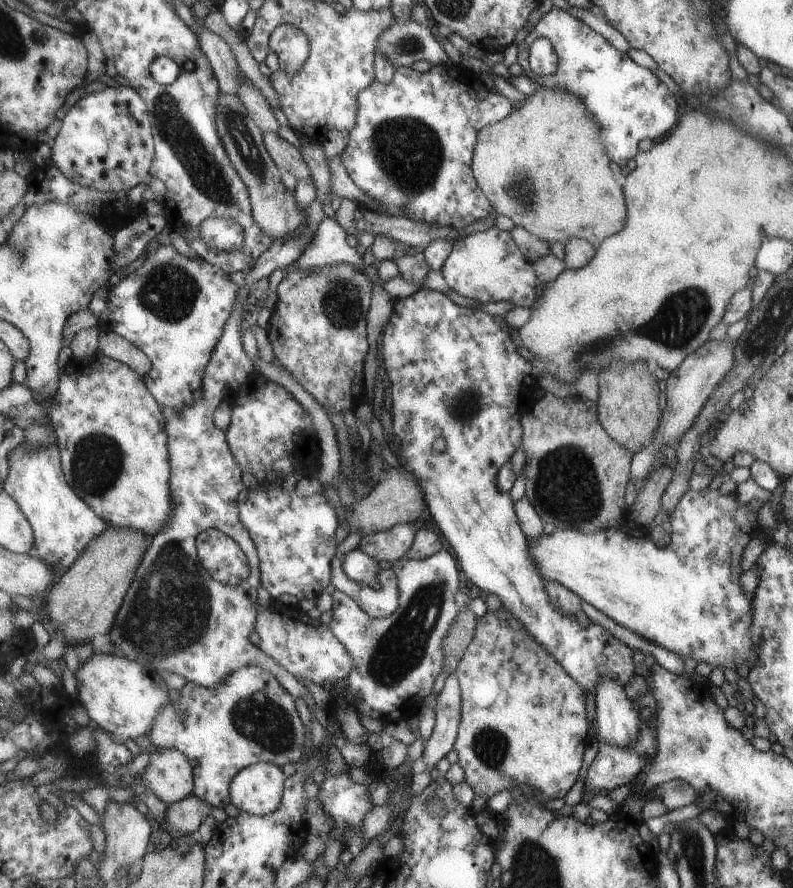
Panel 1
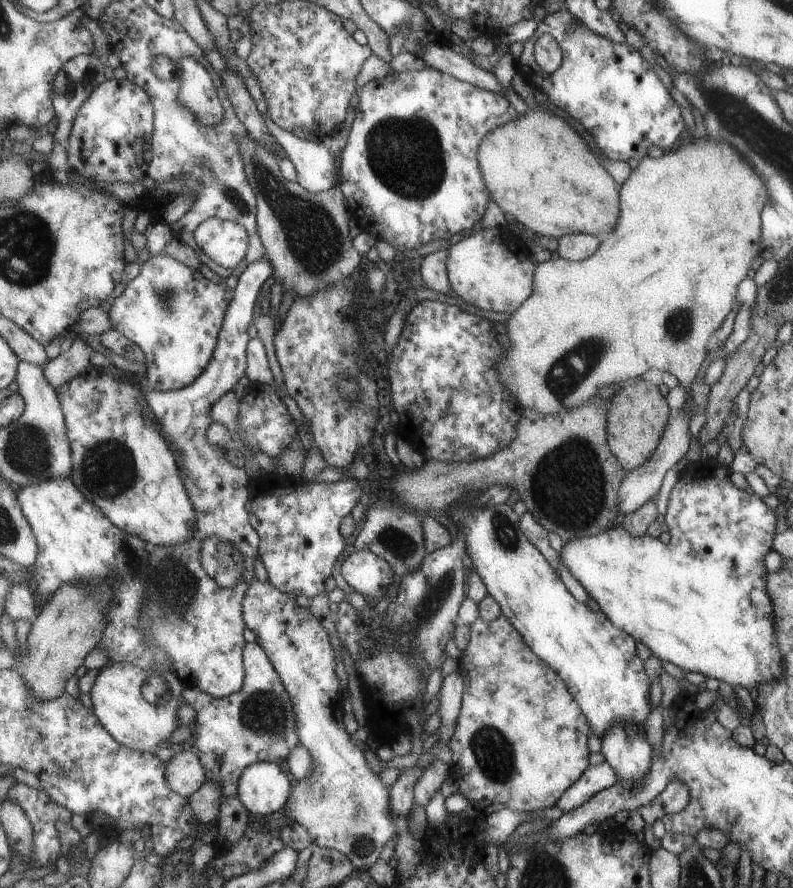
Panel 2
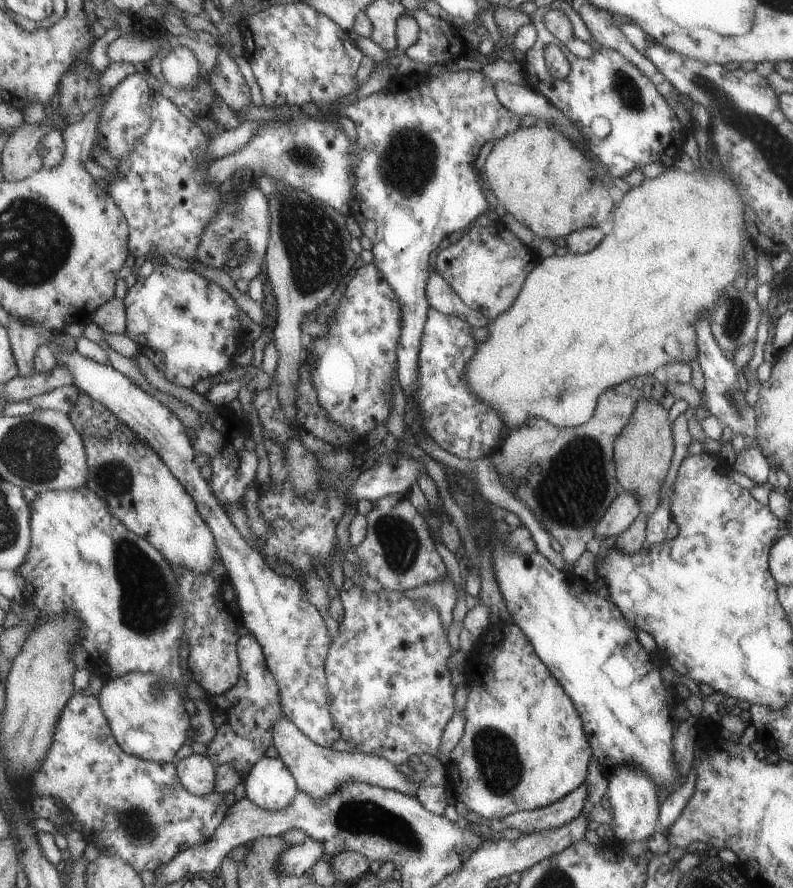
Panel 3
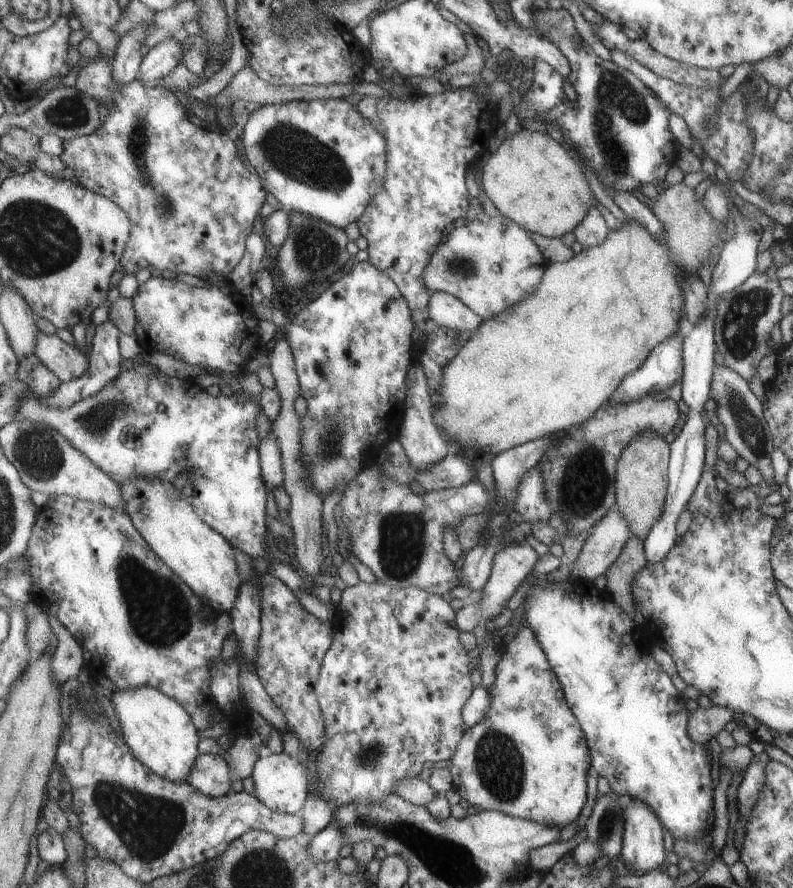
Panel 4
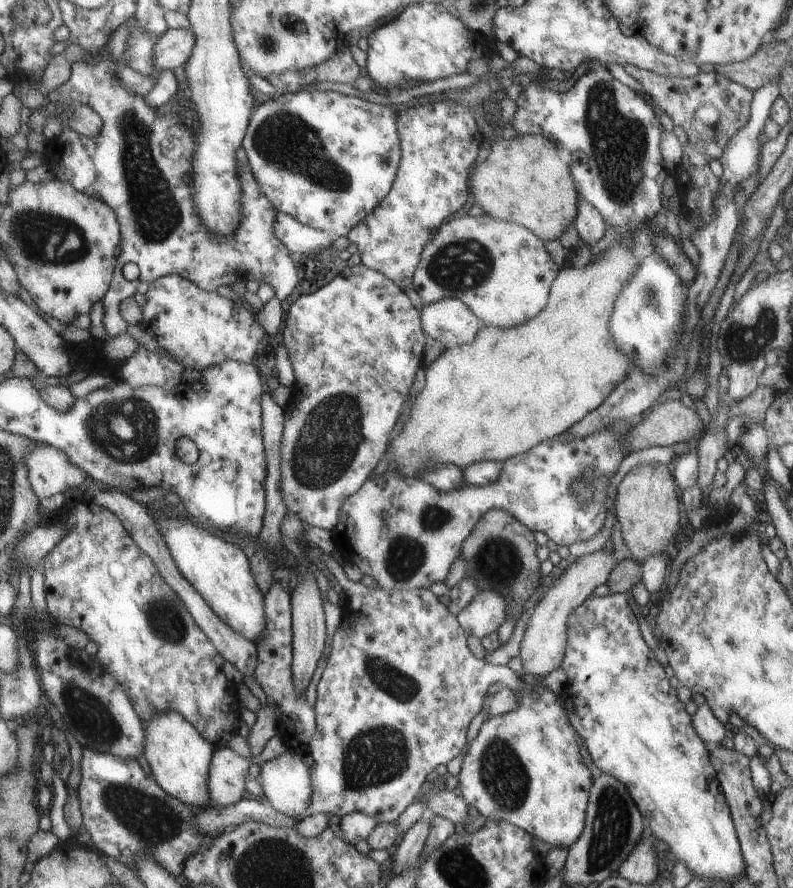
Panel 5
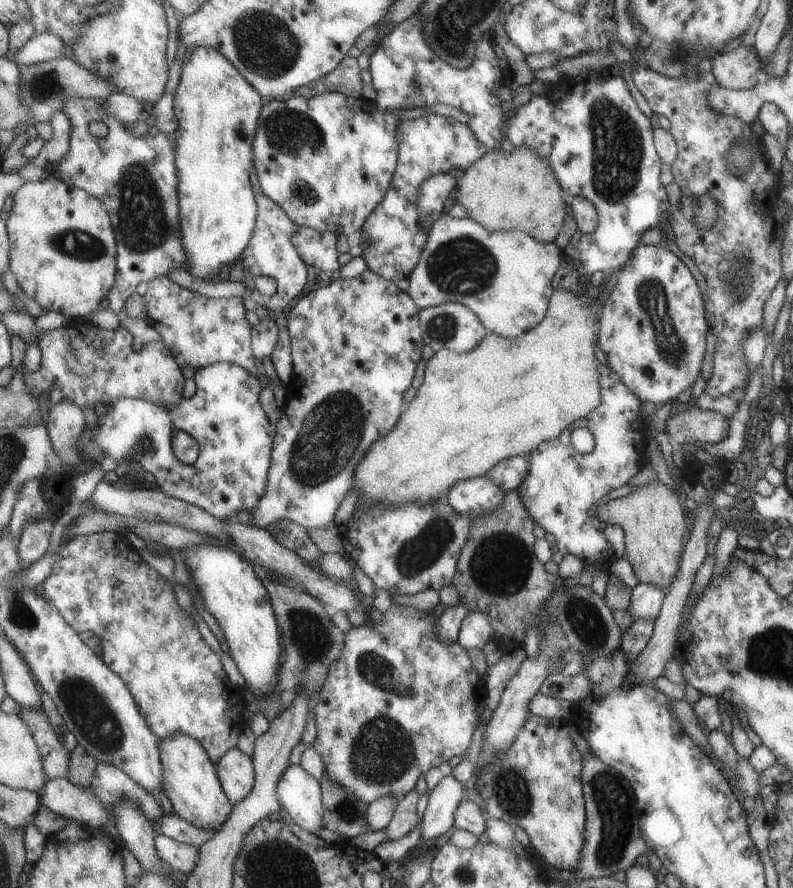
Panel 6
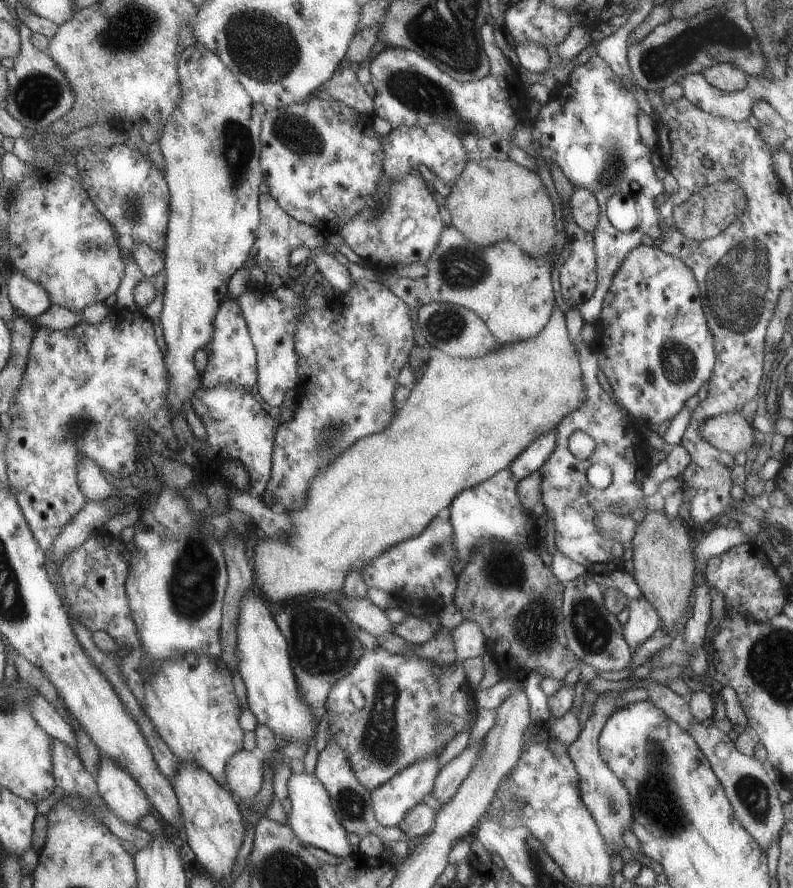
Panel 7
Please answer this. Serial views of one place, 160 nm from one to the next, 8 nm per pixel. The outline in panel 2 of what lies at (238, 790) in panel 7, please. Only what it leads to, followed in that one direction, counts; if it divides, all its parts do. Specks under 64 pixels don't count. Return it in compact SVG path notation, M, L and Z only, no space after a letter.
M176 748L167 764L168 785L185 798L194 795L208 782L204 764L197 753Z

